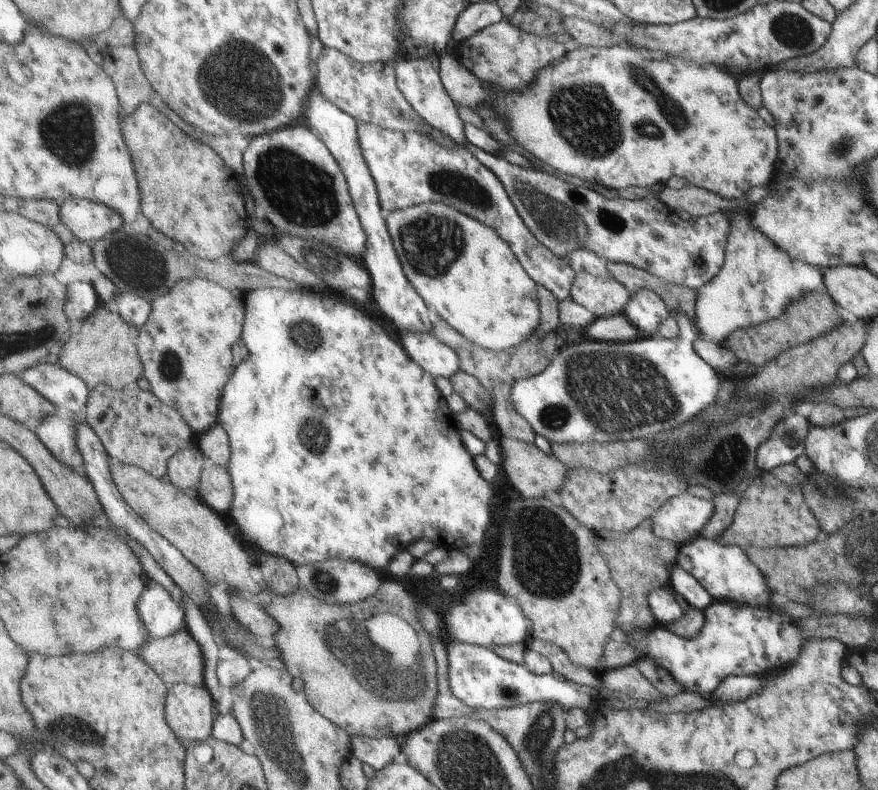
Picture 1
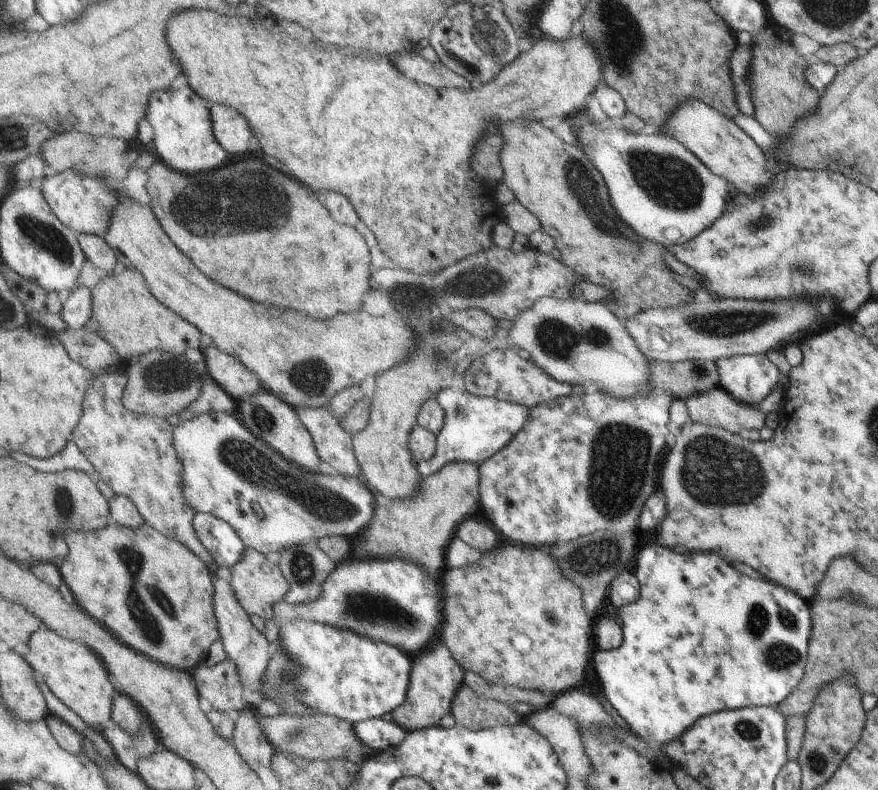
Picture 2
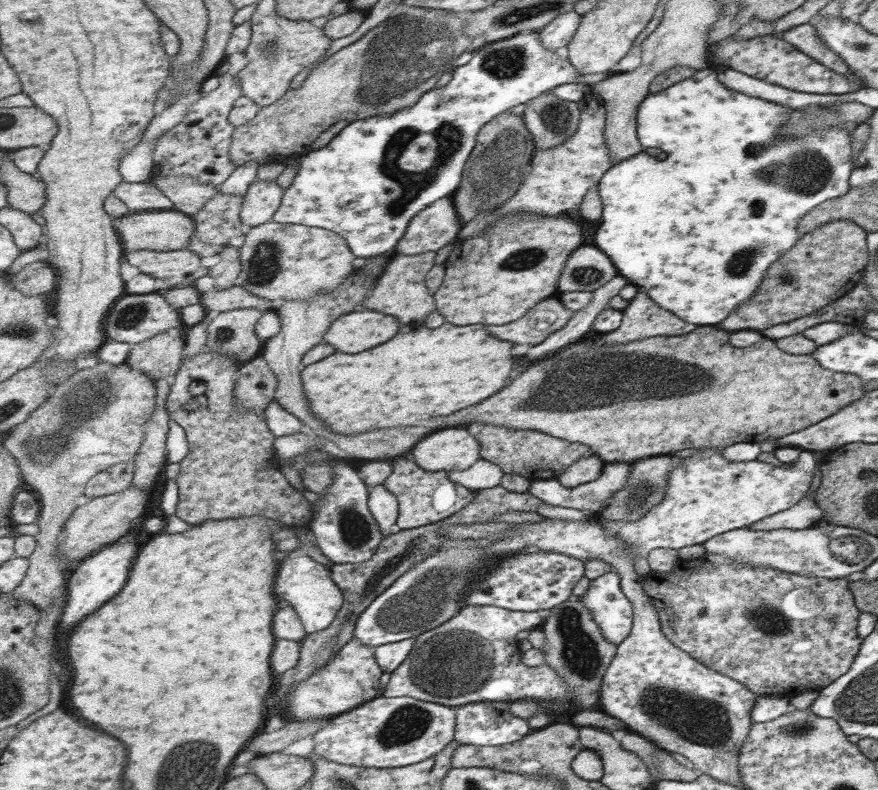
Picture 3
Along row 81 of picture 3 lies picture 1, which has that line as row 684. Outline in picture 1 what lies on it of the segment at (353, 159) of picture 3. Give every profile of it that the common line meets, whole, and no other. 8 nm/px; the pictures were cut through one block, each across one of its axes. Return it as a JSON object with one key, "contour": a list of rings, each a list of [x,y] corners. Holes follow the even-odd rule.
{"contour":[[[448,642],[445,650],[449,665],[449,689],[467,706],[483,710],[510,709],[518,704],[545,703],[557,705],[564,714],[579,708],[591,712],[594,708],[596,691],[590,687],[578,685],[568,679],[559,678],[554,674],[536,675],[525,665],[512,663],[501,658],[492,648],[482,647],[473,643]]]}

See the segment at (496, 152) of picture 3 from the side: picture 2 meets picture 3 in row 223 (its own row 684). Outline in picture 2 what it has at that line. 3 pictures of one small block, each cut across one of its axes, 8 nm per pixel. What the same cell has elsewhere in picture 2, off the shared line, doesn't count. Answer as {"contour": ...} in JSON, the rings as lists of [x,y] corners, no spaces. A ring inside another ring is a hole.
{"contour":[[[463,683],[453,701],[450,714],[454,717],[456,725],[472,731],[523,722],[509,704],[478,696],[472,688]]]}

